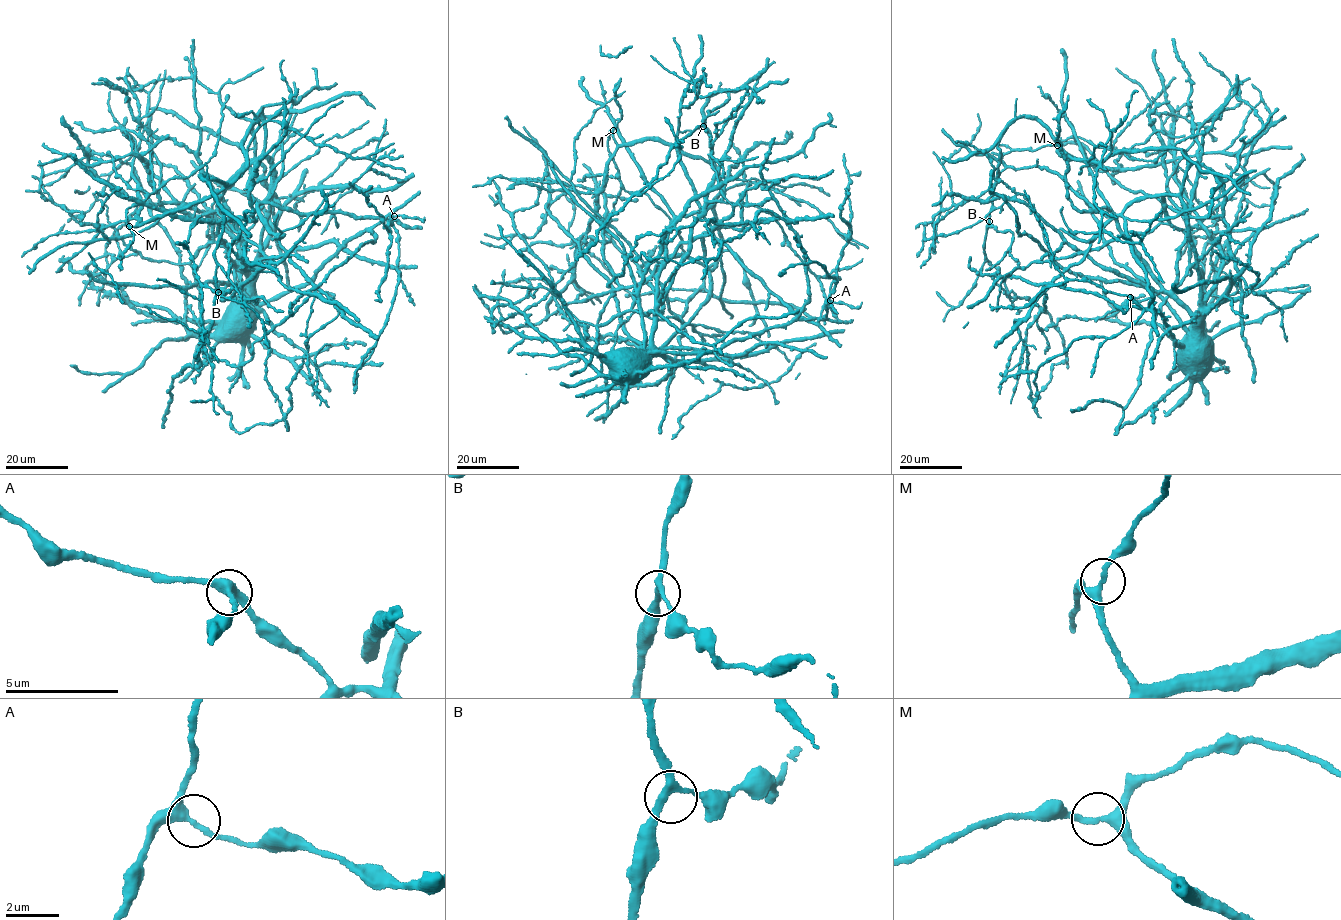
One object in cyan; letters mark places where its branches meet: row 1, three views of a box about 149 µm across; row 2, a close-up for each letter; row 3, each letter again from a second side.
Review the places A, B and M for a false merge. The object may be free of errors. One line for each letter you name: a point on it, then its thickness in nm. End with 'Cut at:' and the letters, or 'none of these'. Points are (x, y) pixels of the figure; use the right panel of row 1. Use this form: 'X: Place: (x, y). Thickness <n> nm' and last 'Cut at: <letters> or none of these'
Cut at: none of these

